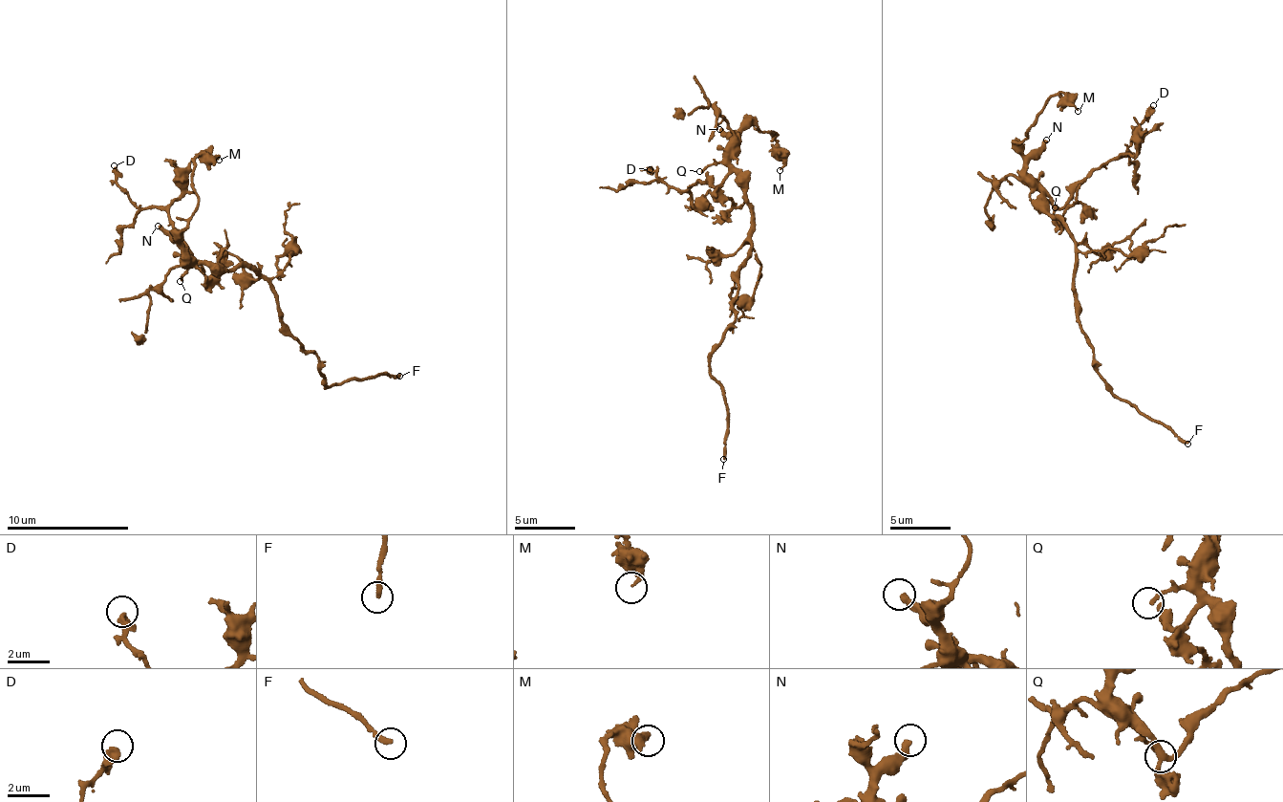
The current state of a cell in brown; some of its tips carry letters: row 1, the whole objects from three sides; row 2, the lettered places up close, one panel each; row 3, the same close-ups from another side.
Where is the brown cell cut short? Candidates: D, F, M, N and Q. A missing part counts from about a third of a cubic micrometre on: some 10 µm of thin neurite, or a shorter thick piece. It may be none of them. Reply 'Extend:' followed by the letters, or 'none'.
Extend: F, N

